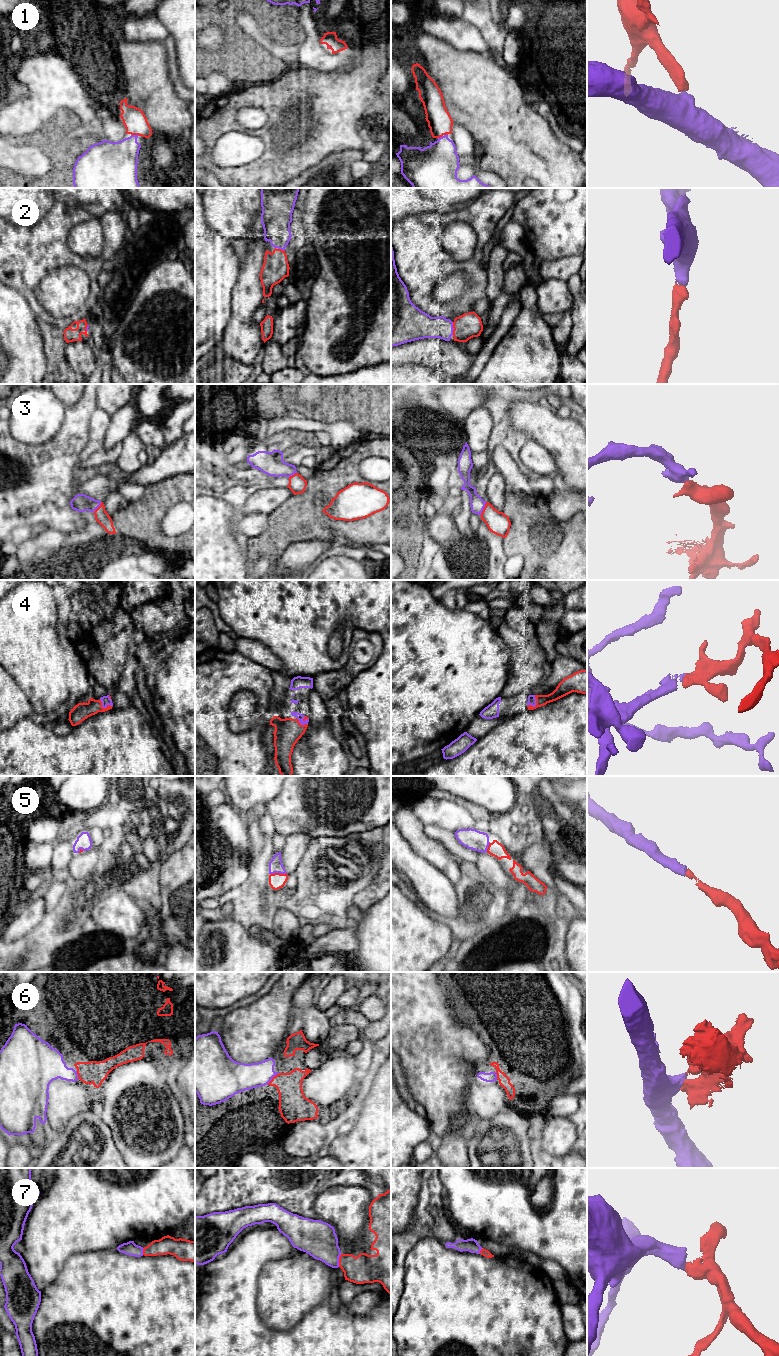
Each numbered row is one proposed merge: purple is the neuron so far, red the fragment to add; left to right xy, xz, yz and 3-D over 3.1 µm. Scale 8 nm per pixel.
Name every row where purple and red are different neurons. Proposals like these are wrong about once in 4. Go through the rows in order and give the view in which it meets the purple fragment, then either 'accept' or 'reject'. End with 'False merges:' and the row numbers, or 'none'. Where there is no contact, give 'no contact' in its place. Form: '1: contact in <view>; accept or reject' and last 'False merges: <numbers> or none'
1: contact in xy; accept
2: contact in yz; accept
3: contact in yz; accept
4: contact in yz; accept
5: contact in xz; accept
6: contact in xz; accept
7: contact in xz; accept
False merges: none

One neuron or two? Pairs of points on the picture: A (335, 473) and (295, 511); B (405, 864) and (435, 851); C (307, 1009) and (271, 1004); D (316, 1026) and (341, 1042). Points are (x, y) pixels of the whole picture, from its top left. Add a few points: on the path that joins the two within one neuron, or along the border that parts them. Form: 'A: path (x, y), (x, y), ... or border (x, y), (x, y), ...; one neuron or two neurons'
A: path (325, 480), (305, 501); one neuron
B: border (405, 840), (416, 853), (440, 871); two neurons
C: border (301, 985), (296, 990), (292, 1000), (293, 1013); two neurons
D: border (334, 1022), (329, 1034), (319, 1044); two neurons

